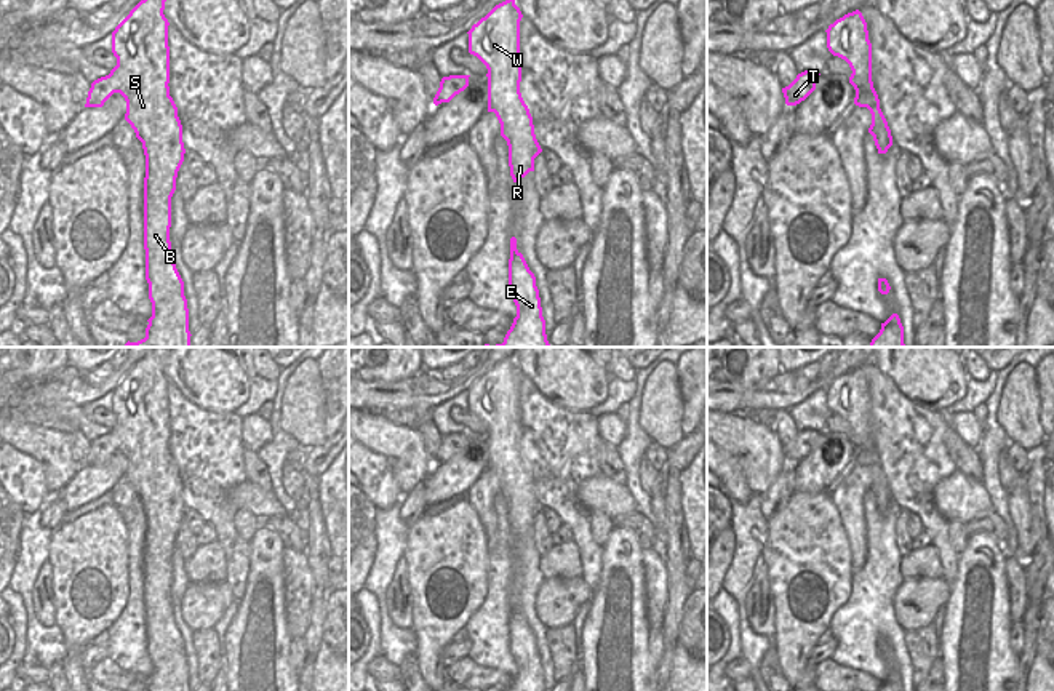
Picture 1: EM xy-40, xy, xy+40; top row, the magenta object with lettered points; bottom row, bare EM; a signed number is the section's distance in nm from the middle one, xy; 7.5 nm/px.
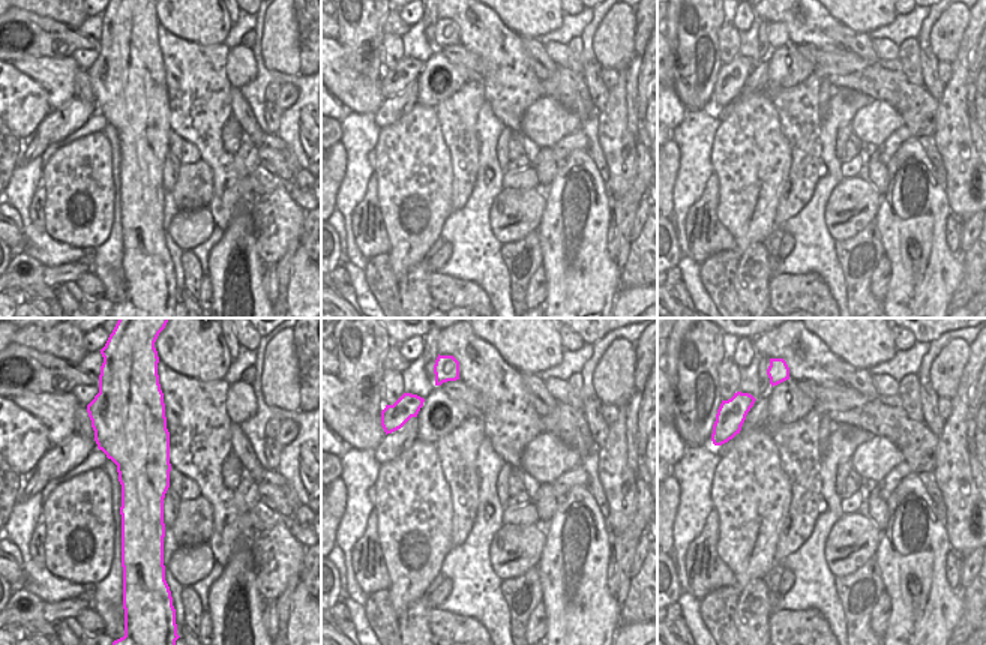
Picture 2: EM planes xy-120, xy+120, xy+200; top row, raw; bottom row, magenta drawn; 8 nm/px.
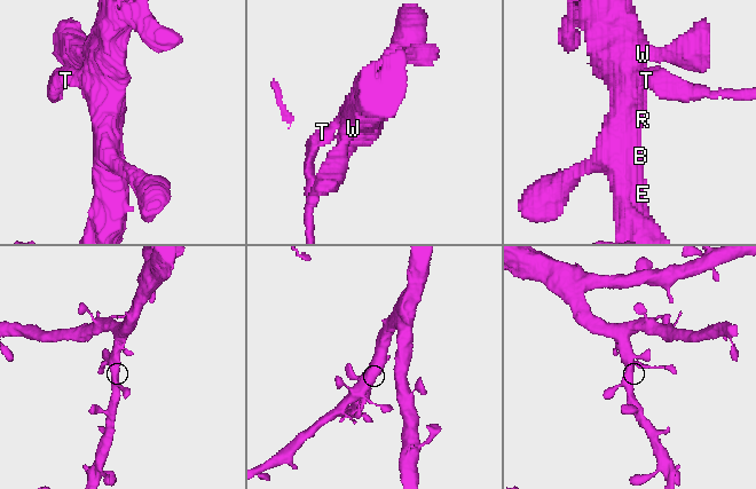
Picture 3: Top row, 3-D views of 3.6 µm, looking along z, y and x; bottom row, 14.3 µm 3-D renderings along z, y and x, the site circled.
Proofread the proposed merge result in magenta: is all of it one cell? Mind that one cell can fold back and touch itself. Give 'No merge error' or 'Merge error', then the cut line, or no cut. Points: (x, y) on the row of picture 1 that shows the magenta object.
No merge error. No split.

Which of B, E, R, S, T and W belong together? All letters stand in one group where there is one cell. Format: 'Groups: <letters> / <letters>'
Groups: B E R S T W.

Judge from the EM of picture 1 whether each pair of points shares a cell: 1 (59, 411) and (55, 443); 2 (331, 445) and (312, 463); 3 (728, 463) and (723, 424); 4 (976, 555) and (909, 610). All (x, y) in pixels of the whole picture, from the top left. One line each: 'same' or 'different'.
1: different
2: same
3: different
4: different

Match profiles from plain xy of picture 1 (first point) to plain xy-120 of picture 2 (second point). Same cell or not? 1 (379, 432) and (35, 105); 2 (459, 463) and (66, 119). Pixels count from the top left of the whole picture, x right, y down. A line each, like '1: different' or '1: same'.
1: different
2: same

